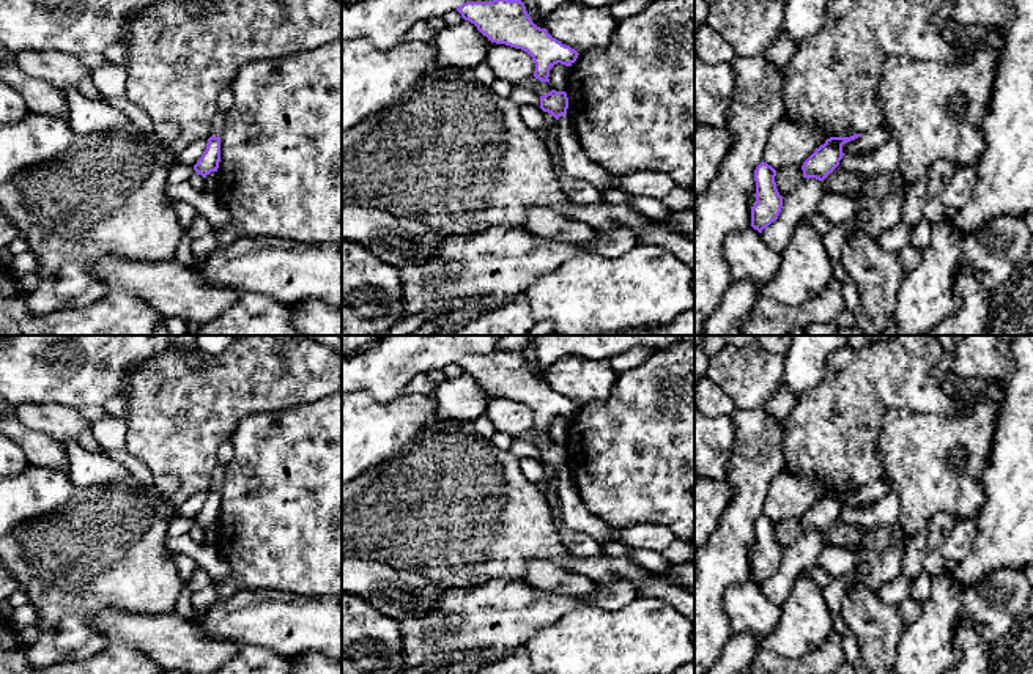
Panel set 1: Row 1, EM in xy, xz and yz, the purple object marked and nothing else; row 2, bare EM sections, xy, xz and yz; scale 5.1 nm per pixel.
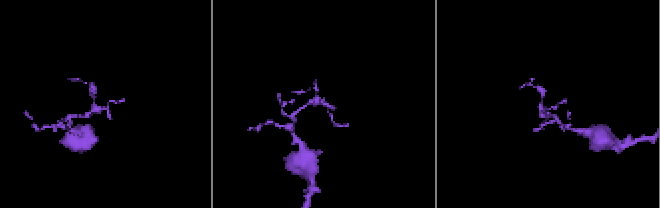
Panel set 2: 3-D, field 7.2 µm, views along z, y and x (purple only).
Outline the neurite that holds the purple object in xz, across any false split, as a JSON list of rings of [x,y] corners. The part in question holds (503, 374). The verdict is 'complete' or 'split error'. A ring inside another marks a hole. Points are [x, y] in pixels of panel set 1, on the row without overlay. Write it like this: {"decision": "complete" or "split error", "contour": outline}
{"decision": "complete", "contour": [[[521,353],[466,354],[457,362],[491,395],[528,405],[534,416],[534,430],[550,436],[550,422],[561,416],[572,419],[578,405],[537,380]]]}

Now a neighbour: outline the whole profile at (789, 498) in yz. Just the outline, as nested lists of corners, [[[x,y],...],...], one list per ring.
[[[784,471],[770,482],[764,502],[764,515],[775,523],[802,520],[827,491],[828,487],[824,480],[797,477]]]

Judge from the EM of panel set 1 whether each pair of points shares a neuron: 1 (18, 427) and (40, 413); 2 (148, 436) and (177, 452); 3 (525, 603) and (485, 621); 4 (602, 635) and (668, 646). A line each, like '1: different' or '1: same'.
1: different
2: same
3: same
4: same

